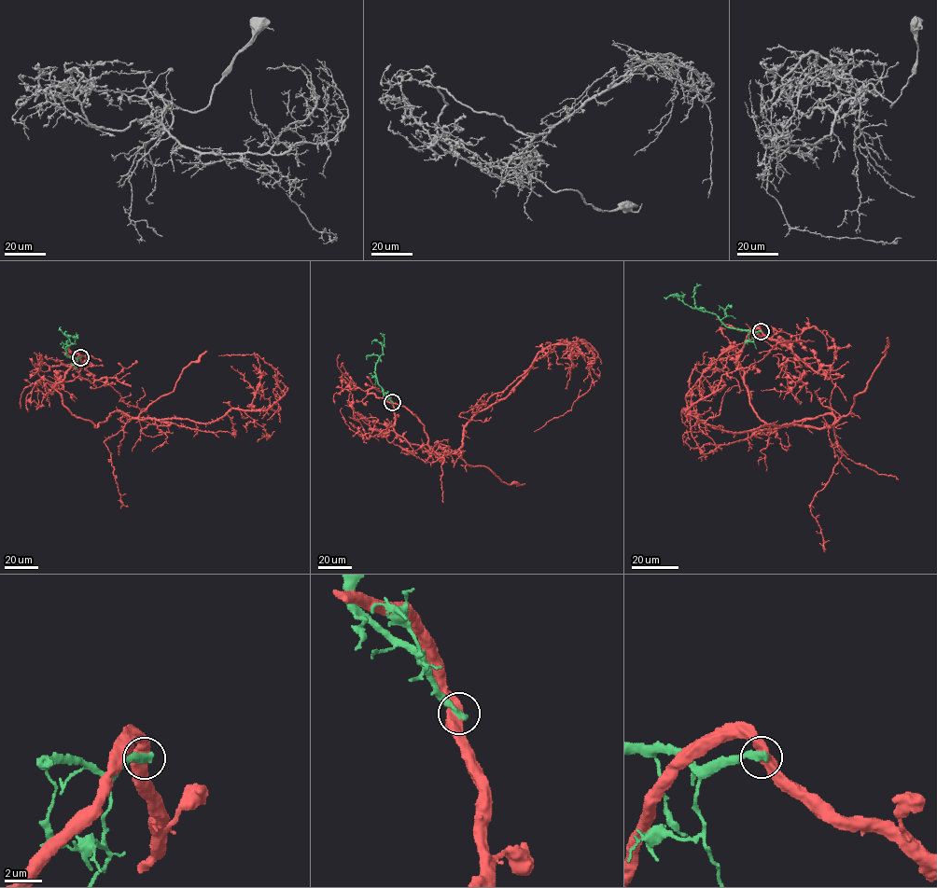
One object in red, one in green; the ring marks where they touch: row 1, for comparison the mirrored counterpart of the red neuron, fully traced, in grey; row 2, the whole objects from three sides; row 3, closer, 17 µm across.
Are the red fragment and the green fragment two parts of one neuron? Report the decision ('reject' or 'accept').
reject

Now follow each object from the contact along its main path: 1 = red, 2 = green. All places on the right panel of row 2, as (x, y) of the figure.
1: (761, 331), (737, 365), (758, 415), (832, 425), (688, 416), (723, 374), (814, 341)
2: (761, 331), (731, 328), (715, 314), (692, 308), (682, 301), (679, 296), (664, 298)

